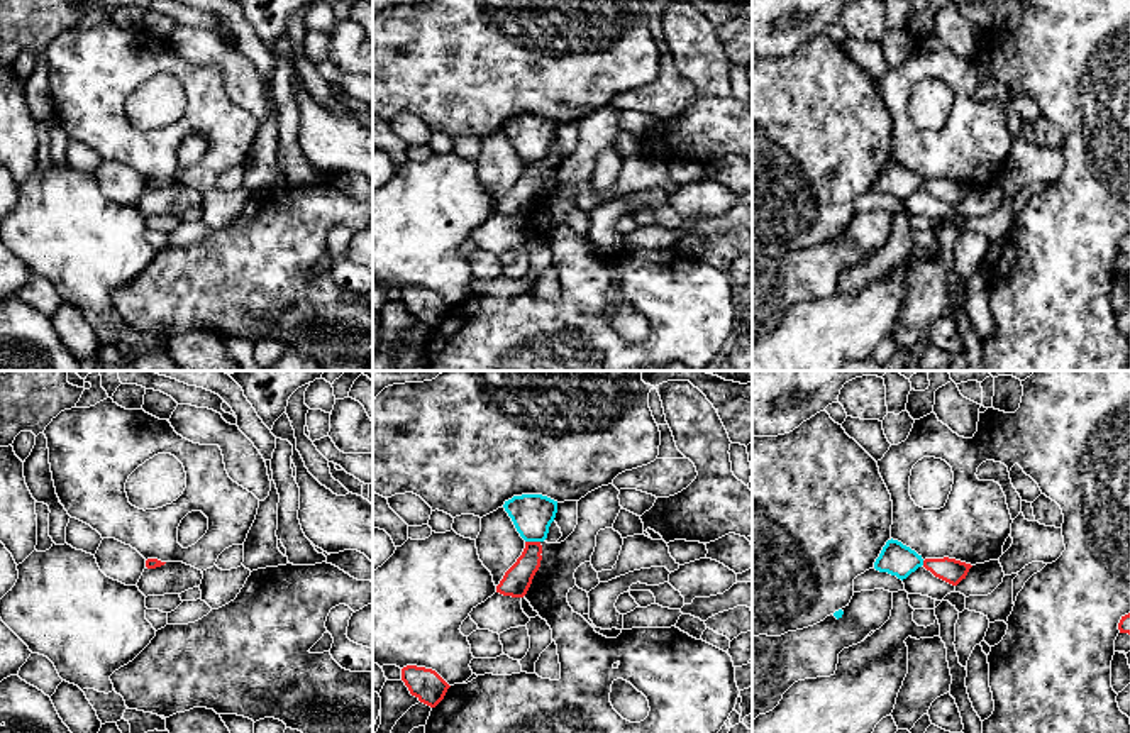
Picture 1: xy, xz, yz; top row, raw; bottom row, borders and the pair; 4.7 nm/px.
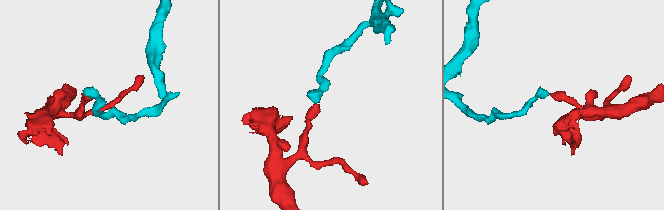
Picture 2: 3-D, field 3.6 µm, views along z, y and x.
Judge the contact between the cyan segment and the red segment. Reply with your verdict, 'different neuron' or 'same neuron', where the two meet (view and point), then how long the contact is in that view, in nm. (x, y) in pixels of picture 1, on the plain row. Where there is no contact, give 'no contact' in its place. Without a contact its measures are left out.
different neuron; meets cyan in xz at (532, 161); contact 70 nm long

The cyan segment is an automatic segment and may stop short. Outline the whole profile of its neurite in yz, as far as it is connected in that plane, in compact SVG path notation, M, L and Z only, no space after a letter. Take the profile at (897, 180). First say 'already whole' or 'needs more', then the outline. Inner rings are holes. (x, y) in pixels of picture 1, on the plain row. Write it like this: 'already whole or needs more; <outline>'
already whole; M893 159L886 163L879 178L874 183L876 191L888 193L901 201L922 186L922 176Z

